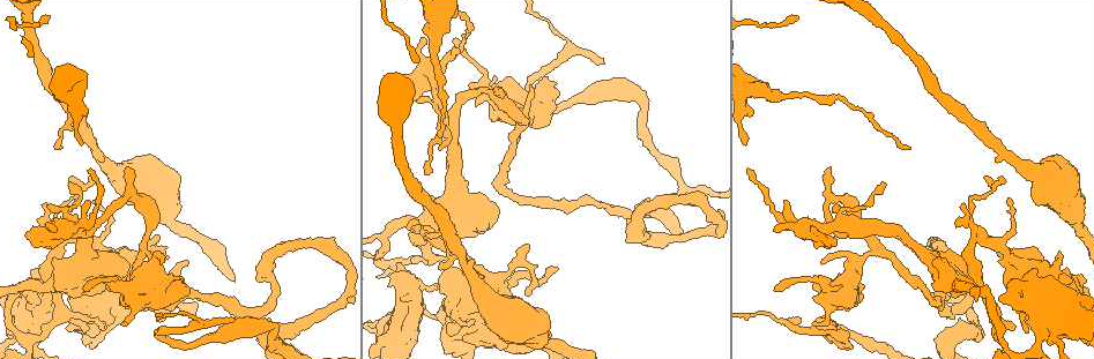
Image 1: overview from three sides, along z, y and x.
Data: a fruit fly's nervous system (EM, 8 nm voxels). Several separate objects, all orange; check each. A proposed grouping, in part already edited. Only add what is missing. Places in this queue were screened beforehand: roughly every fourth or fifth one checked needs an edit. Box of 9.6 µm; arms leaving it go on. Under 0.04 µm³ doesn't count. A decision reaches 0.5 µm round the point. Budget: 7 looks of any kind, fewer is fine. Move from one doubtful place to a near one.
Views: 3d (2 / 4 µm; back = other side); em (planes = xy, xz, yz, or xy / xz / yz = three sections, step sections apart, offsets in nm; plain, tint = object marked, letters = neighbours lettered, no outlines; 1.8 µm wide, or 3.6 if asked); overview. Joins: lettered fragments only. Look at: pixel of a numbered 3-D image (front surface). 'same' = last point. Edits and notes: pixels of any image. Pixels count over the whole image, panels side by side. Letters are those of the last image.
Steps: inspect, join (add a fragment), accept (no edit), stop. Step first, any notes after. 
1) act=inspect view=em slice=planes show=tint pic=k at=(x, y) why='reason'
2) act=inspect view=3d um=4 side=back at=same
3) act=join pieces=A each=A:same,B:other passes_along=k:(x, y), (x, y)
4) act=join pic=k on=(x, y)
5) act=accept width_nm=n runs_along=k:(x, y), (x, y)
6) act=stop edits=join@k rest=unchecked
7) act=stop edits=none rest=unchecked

act=inspect view=3d um=2 pic=1 at=(877, 246)

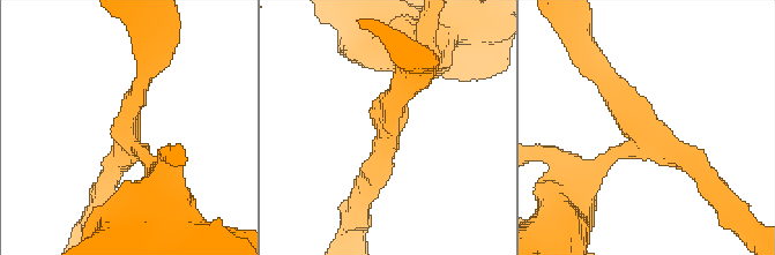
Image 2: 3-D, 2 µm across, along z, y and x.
act=inspect view=em slice=planes show=tint pic=2 at=(129, 125) arms=3 arm_widths_nm=170,200,300 why='shape alone is not enough'

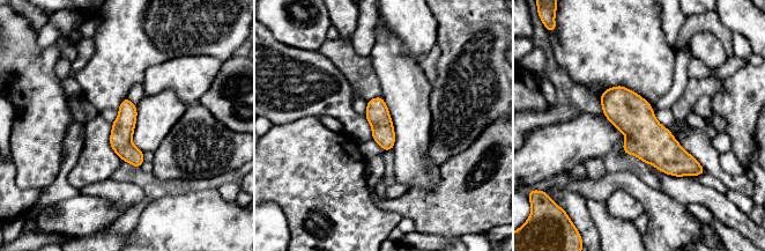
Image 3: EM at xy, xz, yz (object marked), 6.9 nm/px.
act=inspect view=em slice=planes show=letters at=same

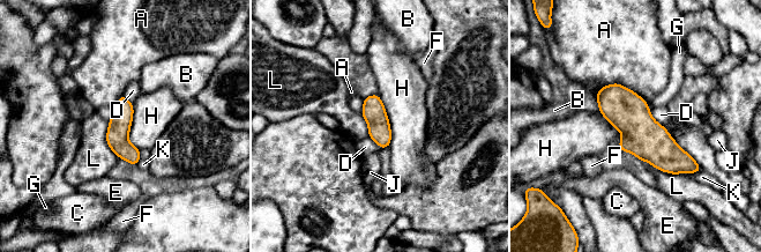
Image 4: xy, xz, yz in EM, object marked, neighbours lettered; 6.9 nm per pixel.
act=accept width_nm=160 each=A:other,B:other,C:other,D:other,E:other,F:other,G:other,H:other,J:other,K:other,L:other border=4:(377, 94), (390, 130), (389, 146) found='no lettered fragment goes on from it'

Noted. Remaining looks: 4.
act=inspect view=3d um=4 pic=1 at=(786, 201)

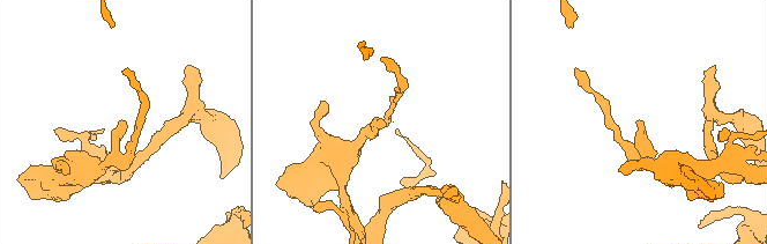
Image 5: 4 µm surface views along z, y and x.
act=inspect view=em slice=xy step=16 show=letters pic=5 at=(378, 122)

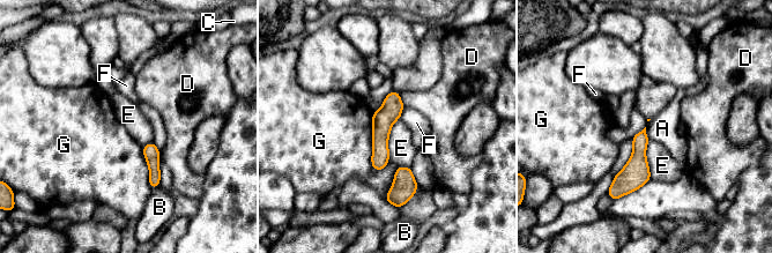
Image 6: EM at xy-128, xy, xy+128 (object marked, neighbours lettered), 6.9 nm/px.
act=inspect view=em slice=yz step=4 show=letters at=same

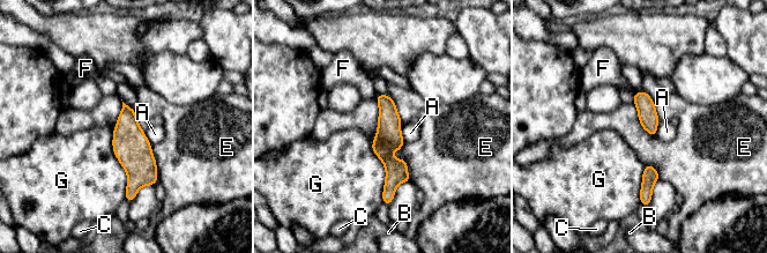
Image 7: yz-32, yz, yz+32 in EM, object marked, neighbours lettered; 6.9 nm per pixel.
act=accept each=A:other,B:other,C:other,E:other,F:other,G:other runs_along=7:(379, 97), (387, 106), (388, 196) found='none of them fits'

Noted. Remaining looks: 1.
act=stop edits=none rest=unchecked

